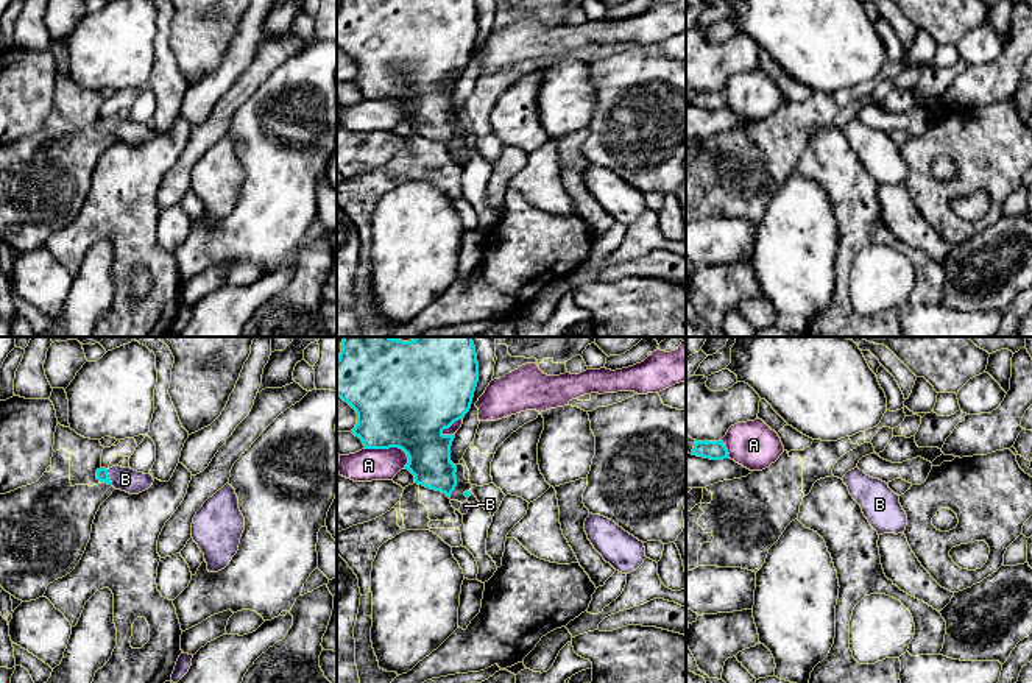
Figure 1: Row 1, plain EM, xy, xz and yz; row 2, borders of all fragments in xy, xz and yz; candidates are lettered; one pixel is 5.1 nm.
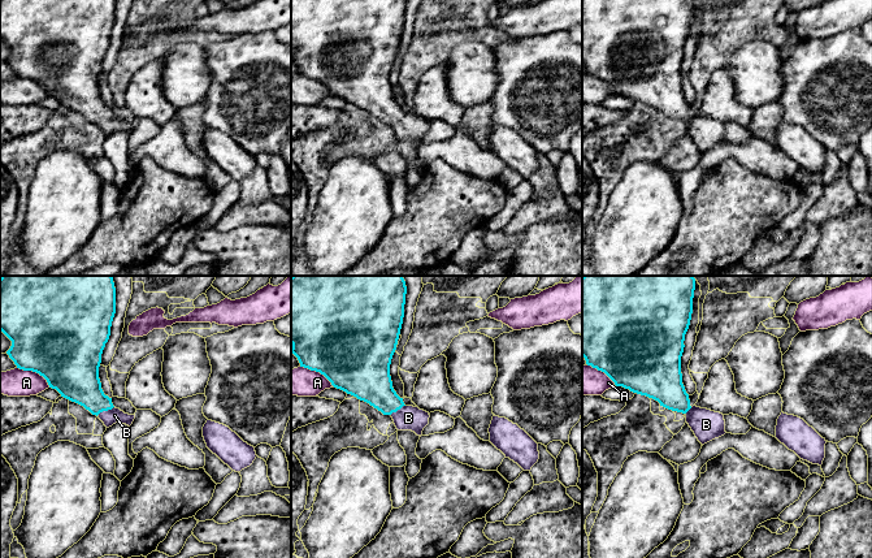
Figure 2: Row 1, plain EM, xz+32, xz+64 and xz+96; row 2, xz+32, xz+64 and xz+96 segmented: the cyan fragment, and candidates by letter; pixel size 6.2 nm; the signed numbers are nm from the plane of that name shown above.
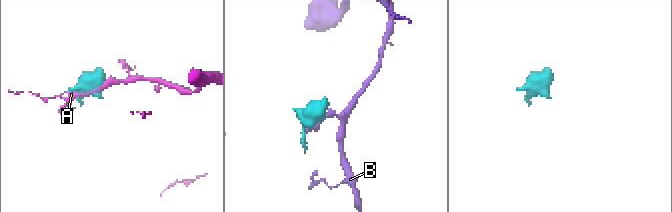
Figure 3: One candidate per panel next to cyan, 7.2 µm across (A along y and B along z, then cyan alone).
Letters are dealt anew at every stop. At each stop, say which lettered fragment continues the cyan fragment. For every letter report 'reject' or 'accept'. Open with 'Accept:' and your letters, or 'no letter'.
Accept: B
A: reject
B: accept

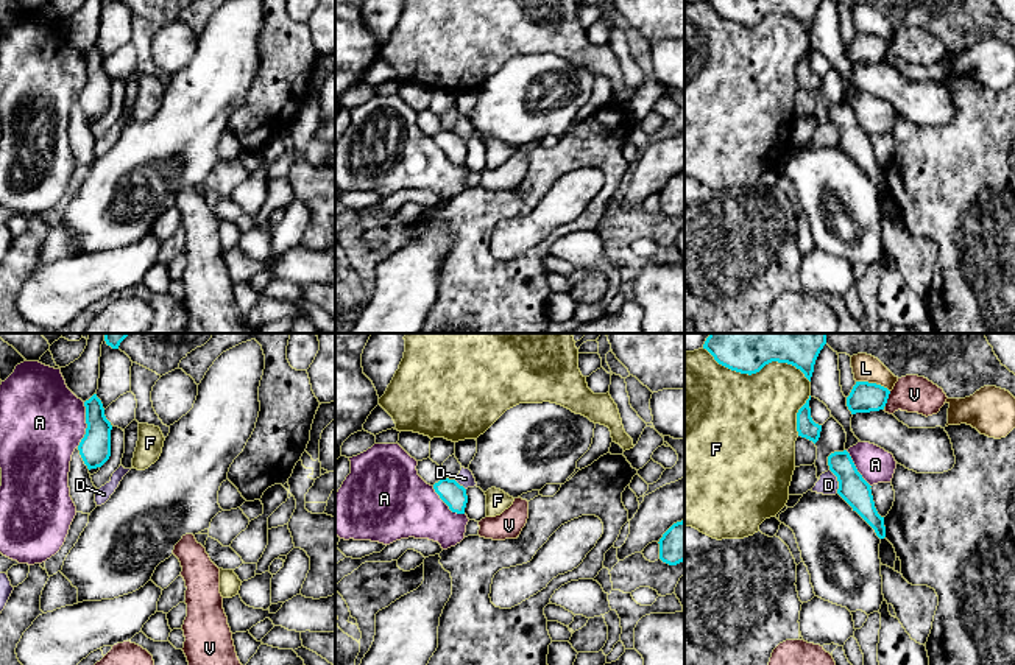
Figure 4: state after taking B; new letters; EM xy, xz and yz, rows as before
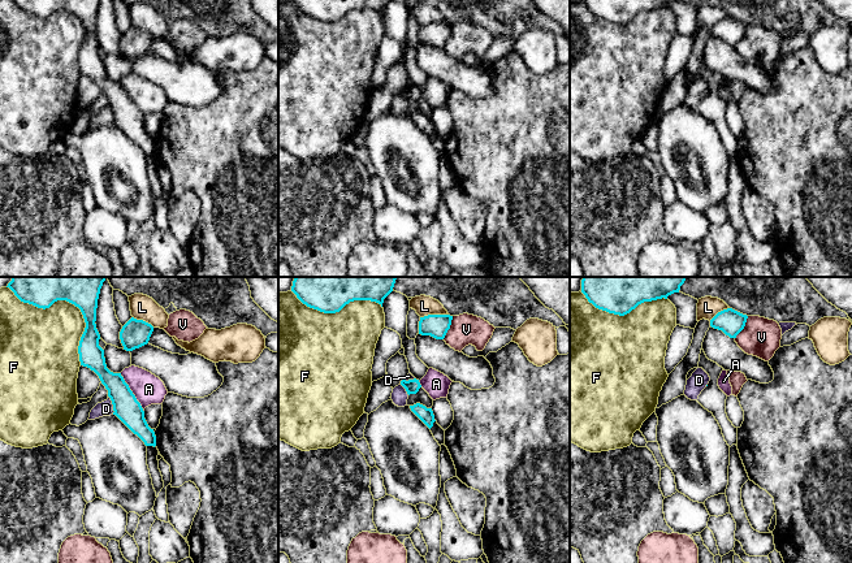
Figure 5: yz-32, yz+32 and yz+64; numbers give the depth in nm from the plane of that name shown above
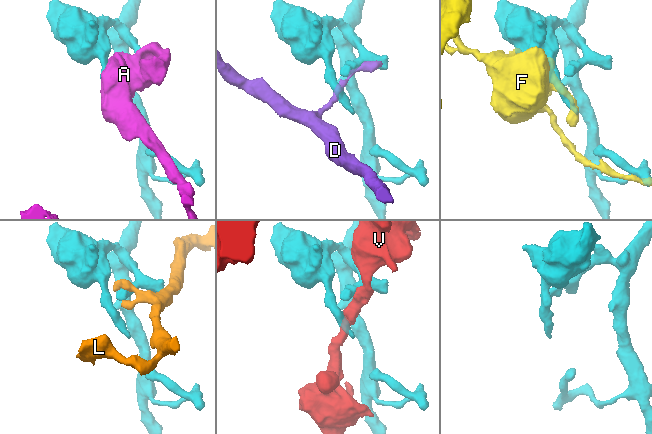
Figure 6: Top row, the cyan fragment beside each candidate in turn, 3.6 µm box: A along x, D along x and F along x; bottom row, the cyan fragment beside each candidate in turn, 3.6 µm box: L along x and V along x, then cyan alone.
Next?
Accept: no letter
A: reject
D: reject
F: reject
L: reject
V: reject

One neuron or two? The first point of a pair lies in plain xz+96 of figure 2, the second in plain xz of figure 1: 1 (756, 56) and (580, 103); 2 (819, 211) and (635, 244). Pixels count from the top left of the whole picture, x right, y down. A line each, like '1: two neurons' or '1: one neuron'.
1: one neuron
2: two neurons

